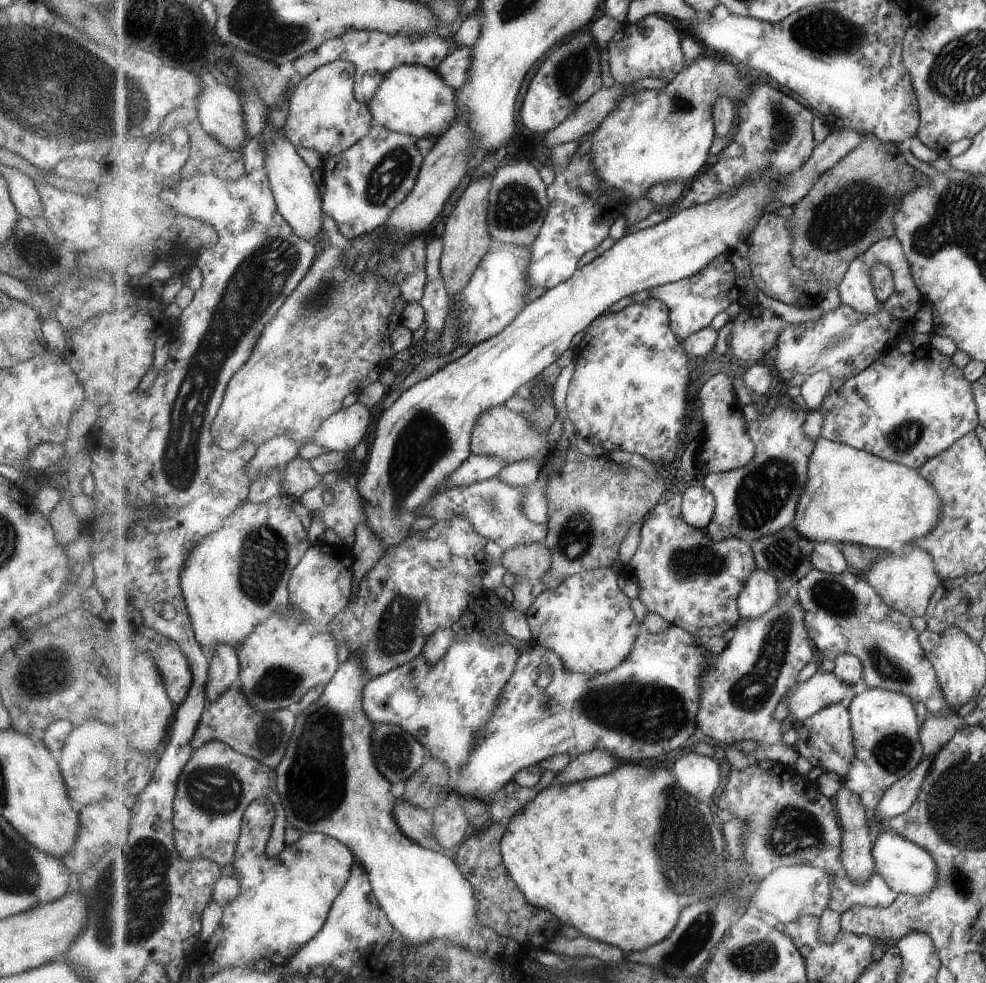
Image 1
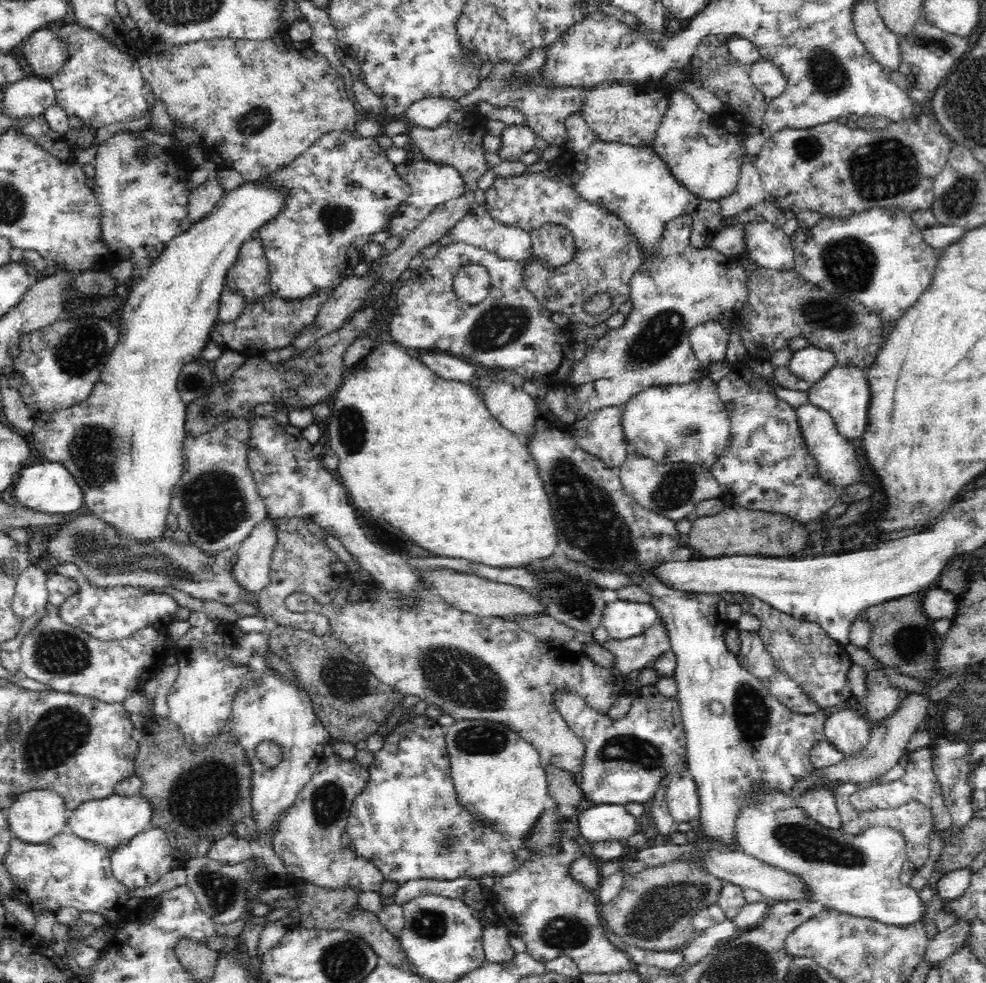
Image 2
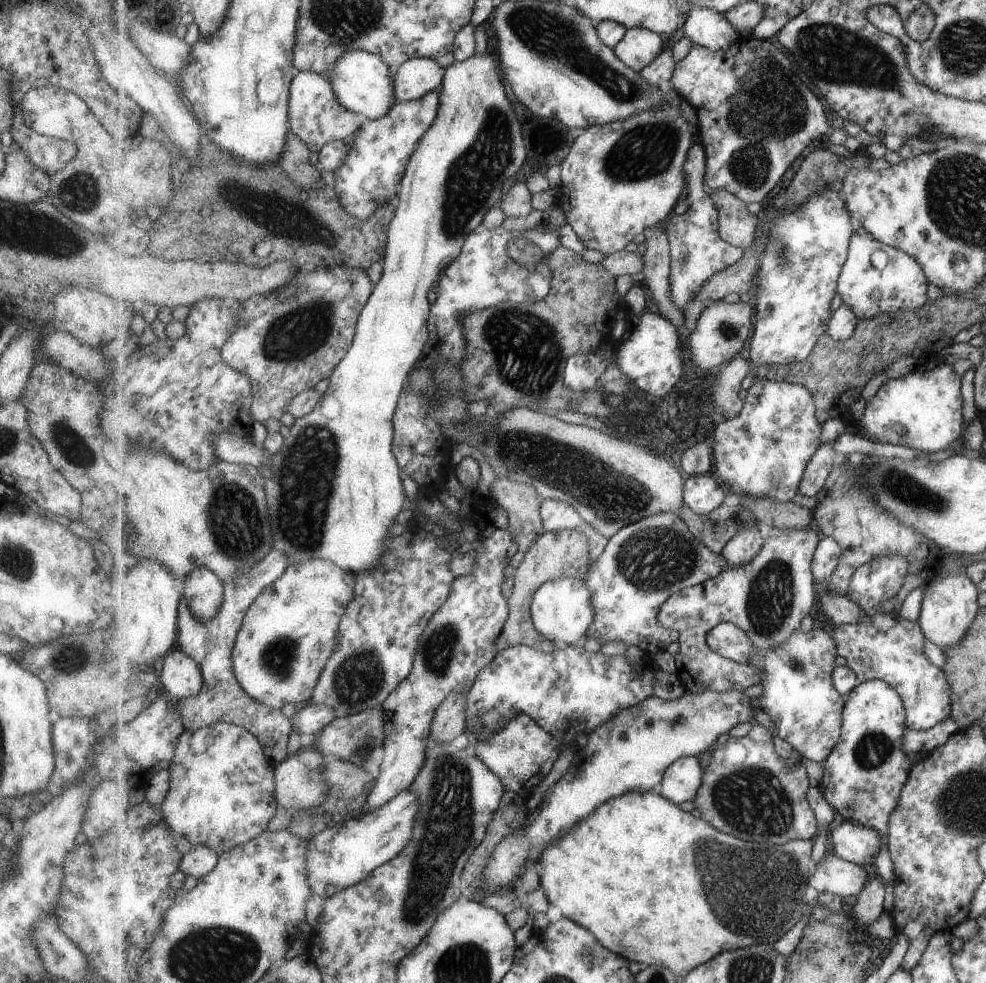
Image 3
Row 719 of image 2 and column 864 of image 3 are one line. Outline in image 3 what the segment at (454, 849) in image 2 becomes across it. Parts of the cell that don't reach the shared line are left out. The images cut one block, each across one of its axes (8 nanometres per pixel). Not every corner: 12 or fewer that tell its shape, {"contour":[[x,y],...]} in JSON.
{"contour":[[921,363],[887,380],[856,431],[945,450],[965,431],[962,377]]}

